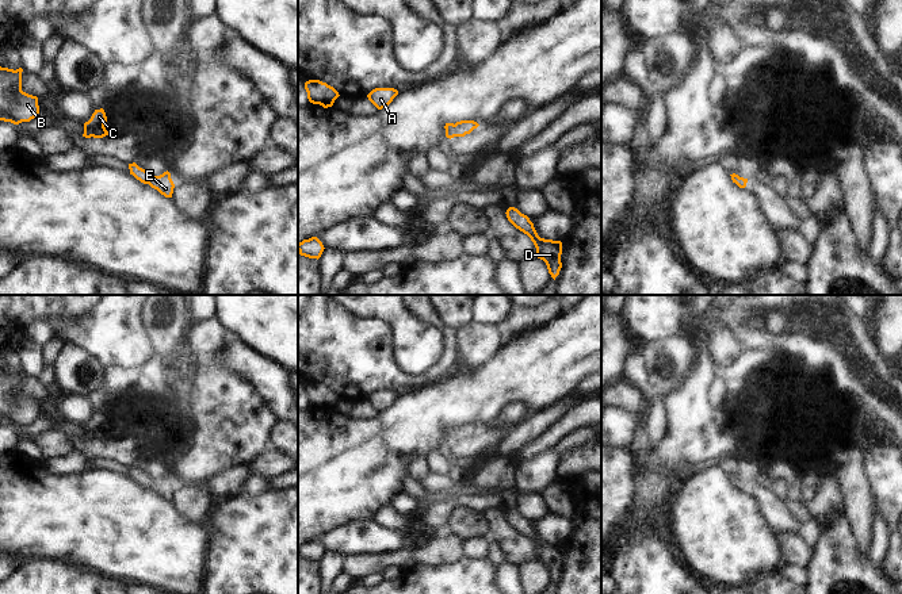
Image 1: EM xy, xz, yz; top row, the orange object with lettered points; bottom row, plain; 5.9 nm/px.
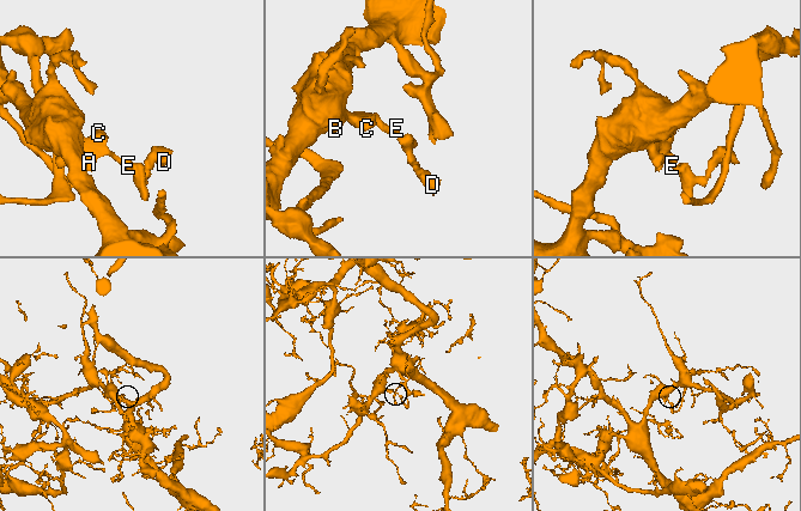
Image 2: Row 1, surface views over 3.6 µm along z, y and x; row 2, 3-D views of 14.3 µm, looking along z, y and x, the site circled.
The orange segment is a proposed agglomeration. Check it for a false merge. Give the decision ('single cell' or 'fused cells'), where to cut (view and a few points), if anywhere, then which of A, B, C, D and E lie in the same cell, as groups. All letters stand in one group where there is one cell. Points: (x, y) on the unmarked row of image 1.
single cell | no cut | A B C D E

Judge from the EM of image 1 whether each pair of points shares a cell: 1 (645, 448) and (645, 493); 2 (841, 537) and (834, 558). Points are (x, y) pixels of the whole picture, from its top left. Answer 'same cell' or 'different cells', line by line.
1: same cell
2: same cell

